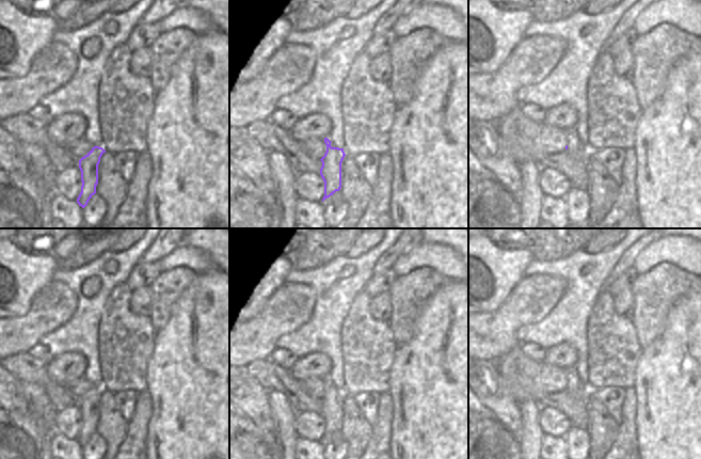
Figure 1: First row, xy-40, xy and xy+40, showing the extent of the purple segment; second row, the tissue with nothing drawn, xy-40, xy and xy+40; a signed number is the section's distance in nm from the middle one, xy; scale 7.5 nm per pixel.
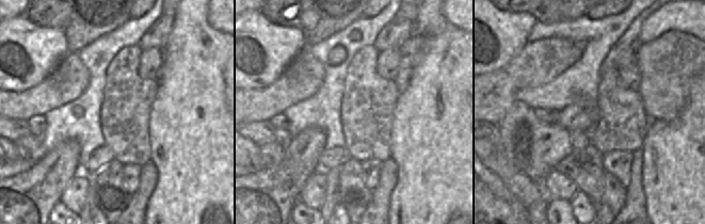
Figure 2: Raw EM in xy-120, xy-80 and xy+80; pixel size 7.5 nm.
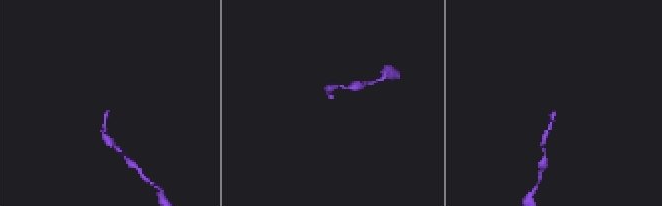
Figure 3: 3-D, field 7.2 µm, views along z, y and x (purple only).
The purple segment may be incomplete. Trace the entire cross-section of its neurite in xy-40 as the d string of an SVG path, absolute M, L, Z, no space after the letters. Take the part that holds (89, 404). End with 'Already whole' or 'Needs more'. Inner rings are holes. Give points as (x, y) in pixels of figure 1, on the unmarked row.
M94 385L79 399L82 425L77 442L82 447L87 444L90 438L96 432L96 425L98 423L98 403L103 392L106 392L106 390L102 386Z. Already whole

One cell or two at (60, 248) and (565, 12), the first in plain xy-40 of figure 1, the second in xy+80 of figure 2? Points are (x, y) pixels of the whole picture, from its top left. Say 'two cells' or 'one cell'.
one cell

